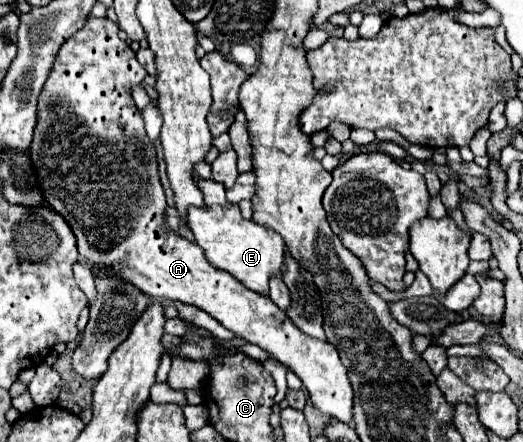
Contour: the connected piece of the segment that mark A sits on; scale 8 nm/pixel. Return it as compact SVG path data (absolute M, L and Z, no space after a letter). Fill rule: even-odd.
M89 16L85 26L61 46L45 88L41 90L39 128L35 128L29 158L45 202L65 218L65 222L77 236L79 260L91 270L111 270L123 282L129 282L137 290L145 292L145 296L149 296L151 300L179 300L183 304L205 310L235 336L241 336L251 344L261 346L275 360L293 370L307 388L315 408L319 408L333 420L355 426L353 388L349 384L347 368L341 364L337 348L327 340L305 336L305 332L301 332L289 320L289 316L285 316L285 312L273 304L269 296L249 292L249 288L237 284L237 280L233 280L229 272L213 268L195 242L165 230L163 216L167 202L157 174L155 148L145 134L143 118L131 98L131 88L139 84L145 74L147 72L137 62L135 52L127 46L125 40L119 38L119 26L109 18Z

